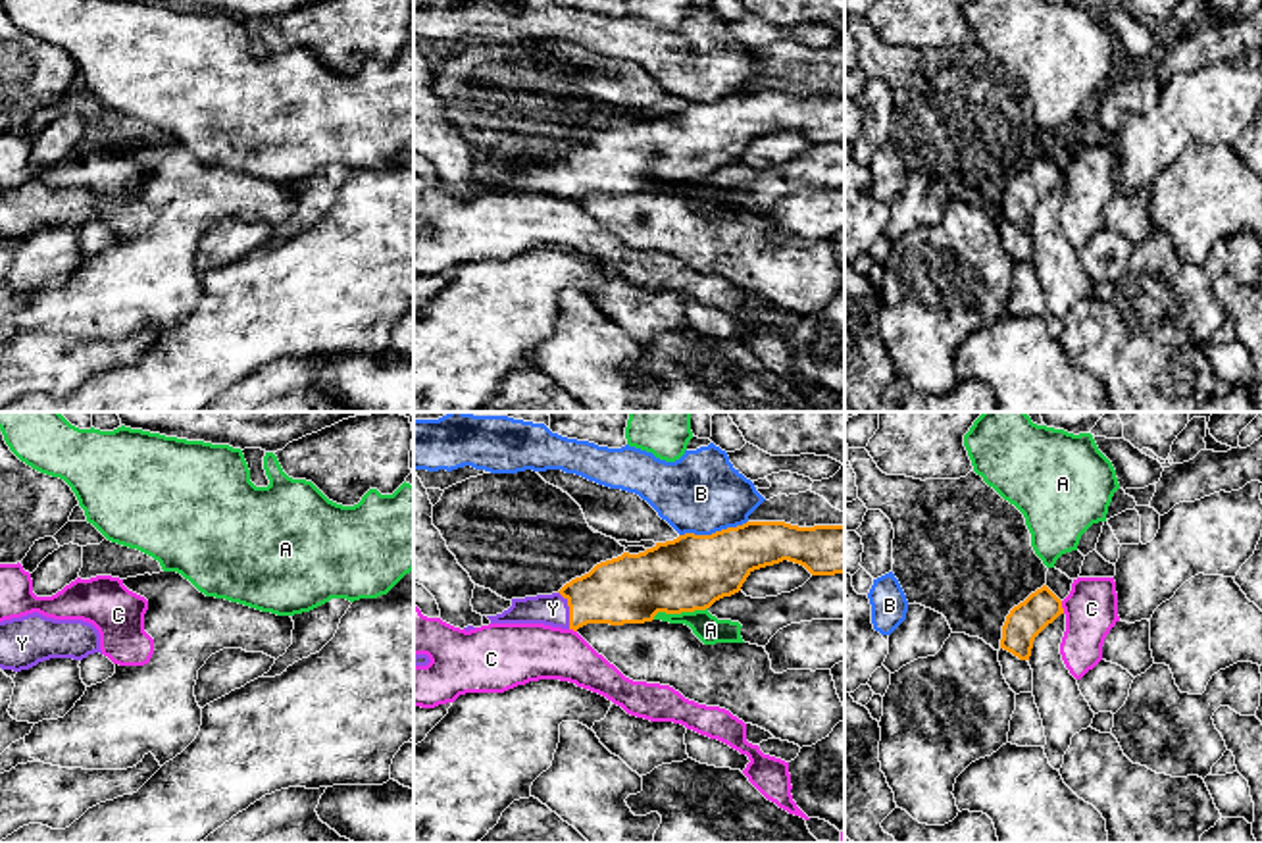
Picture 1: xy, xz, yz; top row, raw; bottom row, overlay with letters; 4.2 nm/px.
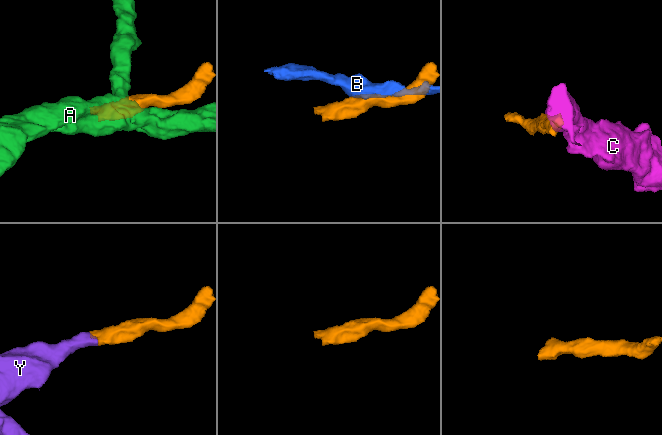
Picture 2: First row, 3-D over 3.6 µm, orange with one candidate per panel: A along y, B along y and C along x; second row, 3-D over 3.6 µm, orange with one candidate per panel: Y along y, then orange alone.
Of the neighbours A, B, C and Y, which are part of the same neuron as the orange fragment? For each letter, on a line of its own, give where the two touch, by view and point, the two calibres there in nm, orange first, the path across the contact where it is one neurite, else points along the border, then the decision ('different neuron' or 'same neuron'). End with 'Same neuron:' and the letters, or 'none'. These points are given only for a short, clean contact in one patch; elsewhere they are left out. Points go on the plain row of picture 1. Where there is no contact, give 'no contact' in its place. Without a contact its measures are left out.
A: xz (680, 181) | 320/120 nm | different neuron
B: xz (712, 102) | 320/340 nm | different neuron
C: yz (1060, 176) | 150/220 nm | along yz (1060, 170), (1064, 181) | different neuron
Y: xz (570, 179) | 280/130 nm | across xz (626, 158), (580, 170), (570, 179), (553, 178) | same neuron
Same neuron: Y

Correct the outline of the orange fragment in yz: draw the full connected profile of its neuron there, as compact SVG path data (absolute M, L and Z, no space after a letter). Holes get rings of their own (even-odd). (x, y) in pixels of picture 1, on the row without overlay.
M1043 154L1014 175L1002 194L1000 217L1029 229L1035 206L1064 183L1062 169Z

